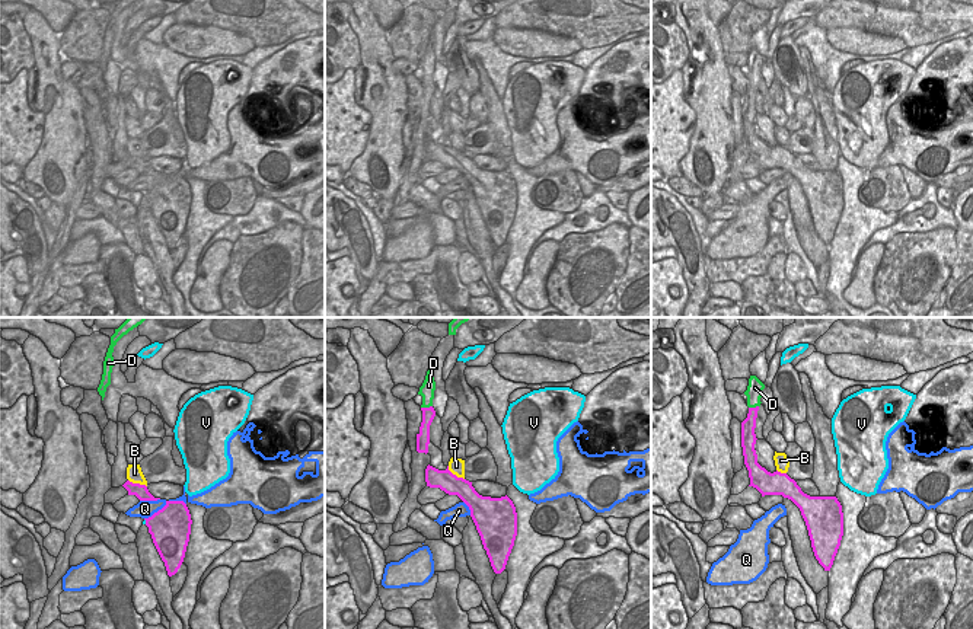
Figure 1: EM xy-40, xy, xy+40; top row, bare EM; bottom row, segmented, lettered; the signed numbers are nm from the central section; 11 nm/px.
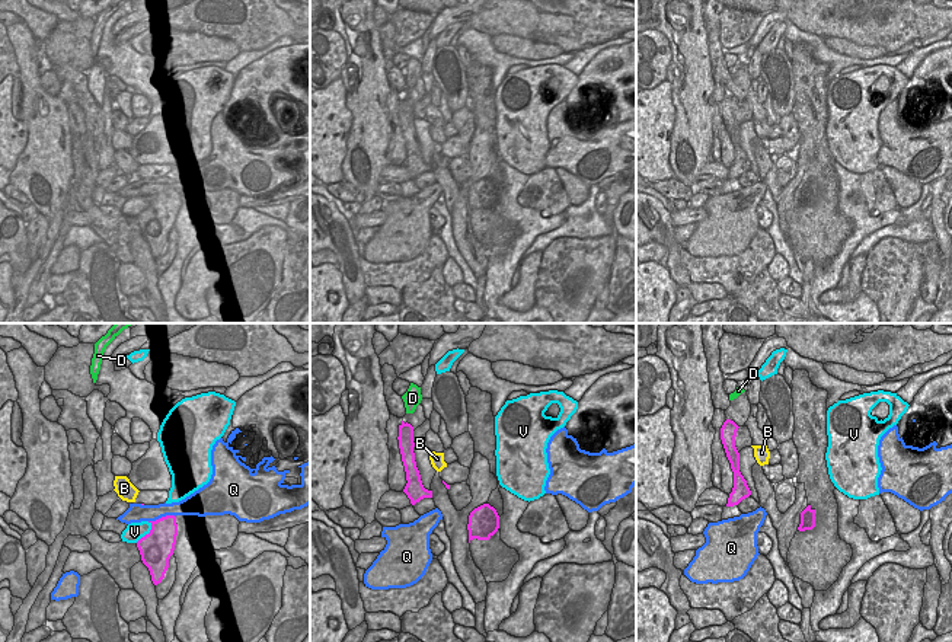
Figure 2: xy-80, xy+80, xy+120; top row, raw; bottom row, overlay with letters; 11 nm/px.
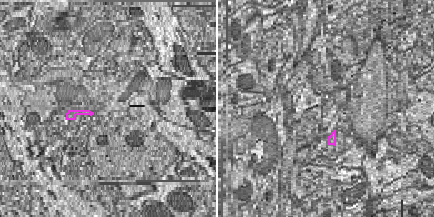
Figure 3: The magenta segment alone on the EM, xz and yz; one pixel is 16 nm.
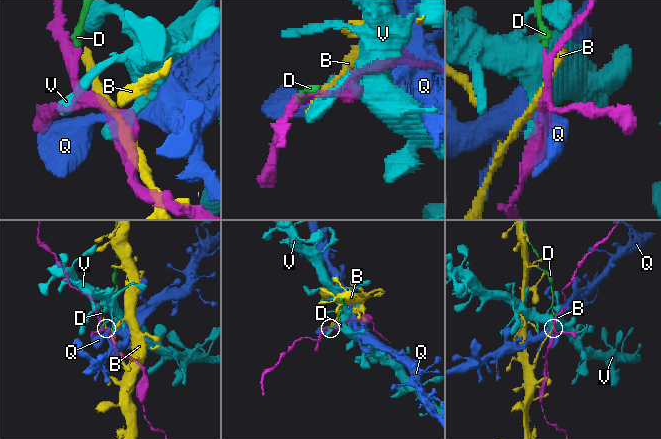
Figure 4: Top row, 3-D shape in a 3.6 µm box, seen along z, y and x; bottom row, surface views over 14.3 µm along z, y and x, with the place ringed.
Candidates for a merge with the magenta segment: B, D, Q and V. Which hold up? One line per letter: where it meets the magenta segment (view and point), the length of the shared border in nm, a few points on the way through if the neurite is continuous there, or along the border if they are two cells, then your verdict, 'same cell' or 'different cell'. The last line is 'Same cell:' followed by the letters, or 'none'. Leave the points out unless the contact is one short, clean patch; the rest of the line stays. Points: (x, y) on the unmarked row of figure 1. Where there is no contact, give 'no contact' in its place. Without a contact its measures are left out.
B: xy (455, 149) | 240 nm | along xy (447, 140), (463, 153) | different cell
D: xy (426, 82) | 130 nm | different cell
Q: xy-40 (158, 185) | 320 nm | different cell
V: xy-40 (146, 195) | 70 nm | different cell
Same cell: none

